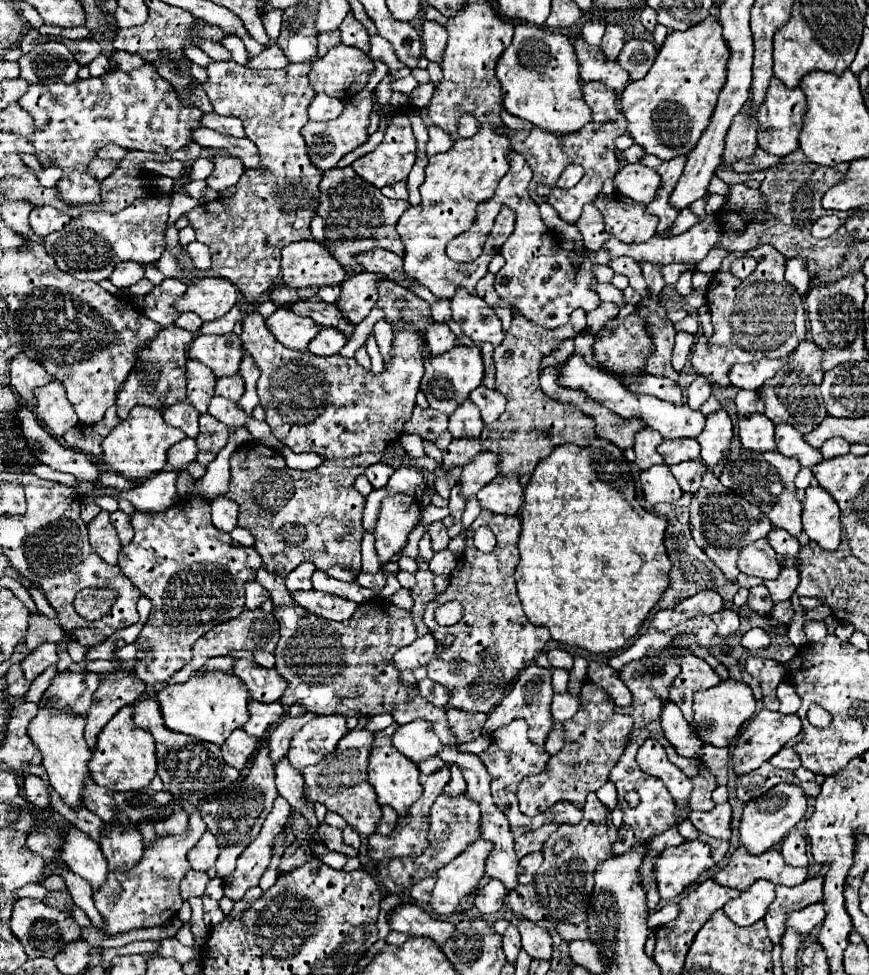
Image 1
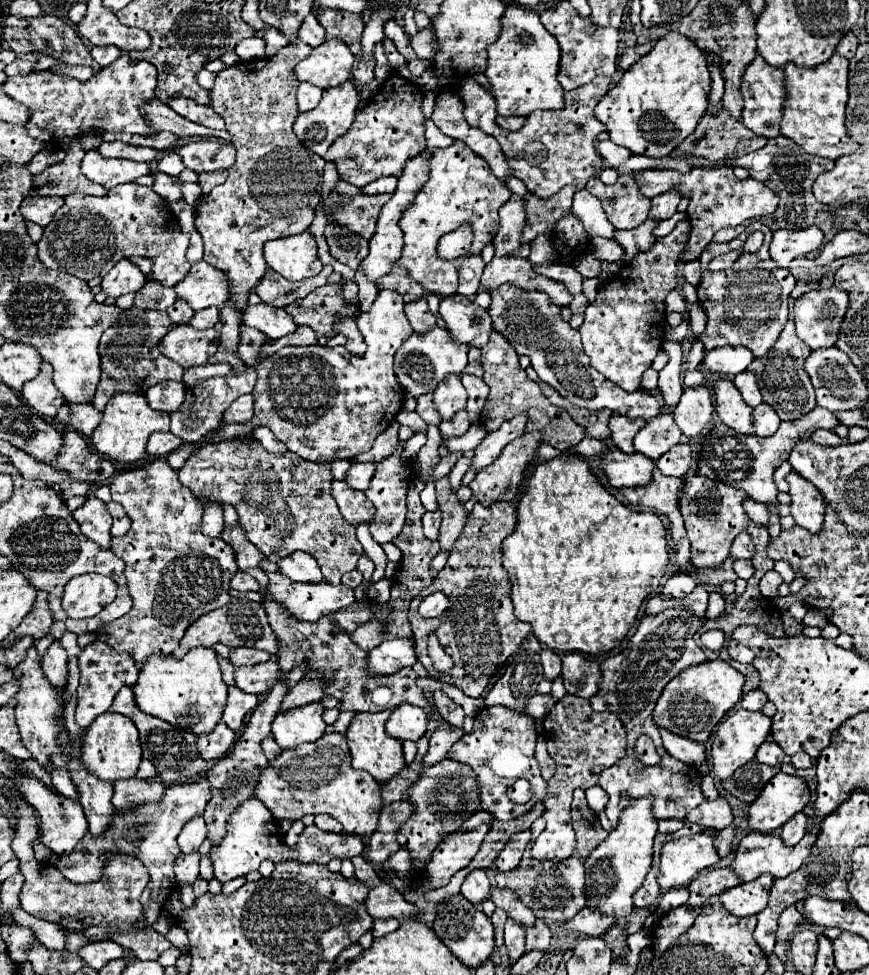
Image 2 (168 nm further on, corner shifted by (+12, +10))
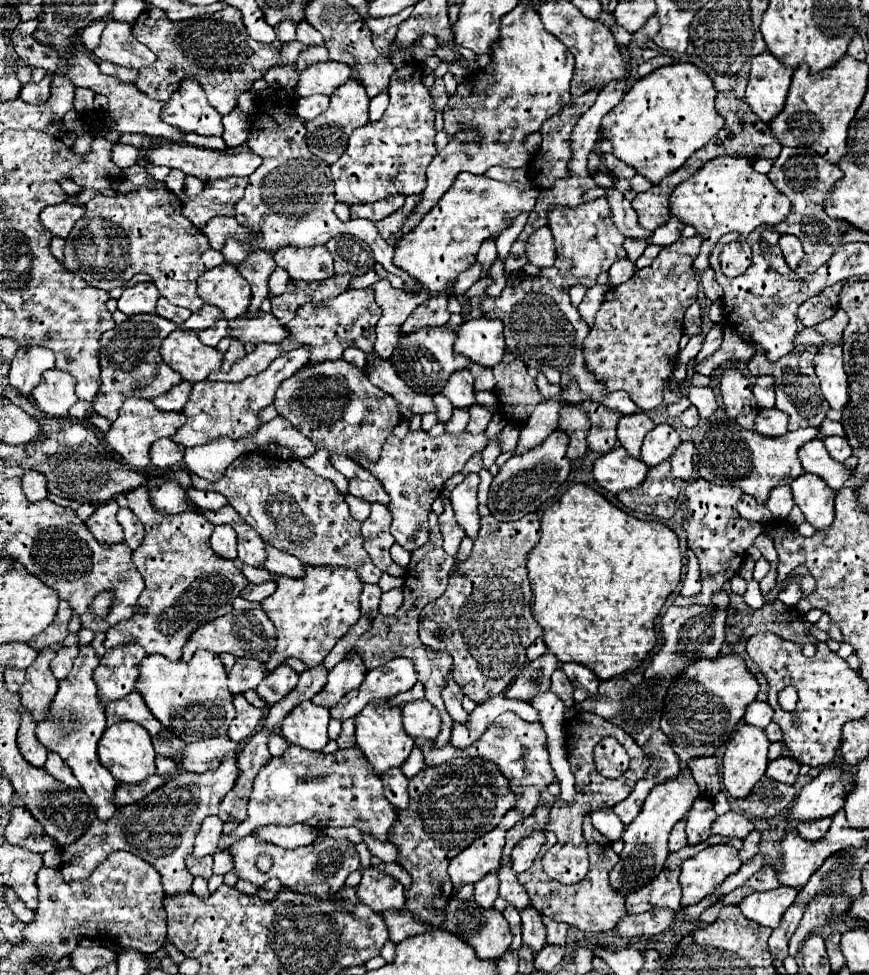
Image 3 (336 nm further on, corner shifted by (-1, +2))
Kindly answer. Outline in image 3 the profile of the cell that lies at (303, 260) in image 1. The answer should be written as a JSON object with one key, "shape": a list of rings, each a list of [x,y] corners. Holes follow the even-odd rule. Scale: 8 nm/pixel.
{"shape":[[[282,247],[274,253],[276,265],[288,271],[290,279],[322,281],[334,275],[332,255],[326,247]]]}

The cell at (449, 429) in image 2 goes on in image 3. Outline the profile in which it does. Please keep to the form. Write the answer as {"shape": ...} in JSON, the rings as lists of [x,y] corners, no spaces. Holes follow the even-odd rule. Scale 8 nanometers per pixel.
{"shape":[[[474,403],[470,407],[470,423],[468,423],[466,431],[468,433],[484,433],[486,427],[488,427],[488,423],[490,423],[490,419],[492,419],[492,411],[488,411],[482,405]]]}

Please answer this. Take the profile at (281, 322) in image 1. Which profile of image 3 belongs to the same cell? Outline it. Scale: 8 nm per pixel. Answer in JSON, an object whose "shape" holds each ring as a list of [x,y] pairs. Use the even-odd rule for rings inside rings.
{"shape":[[[256,311],[254,317],[240,315],[228,323],[228,335],[242,343],[278,343],[282,341],[288,331],[278,323],[272,313]]]}

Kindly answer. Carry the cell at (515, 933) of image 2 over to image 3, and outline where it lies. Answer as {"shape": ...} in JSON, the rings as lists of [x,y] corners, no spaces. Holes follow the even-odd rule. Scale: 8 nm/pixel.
{"shape":[[[532,905],[520,911],[520,915],[522,915],[522,941],[534,953],[538,953],[540,947],[546,943],[546,927],[542,923],[542,915]]]}

